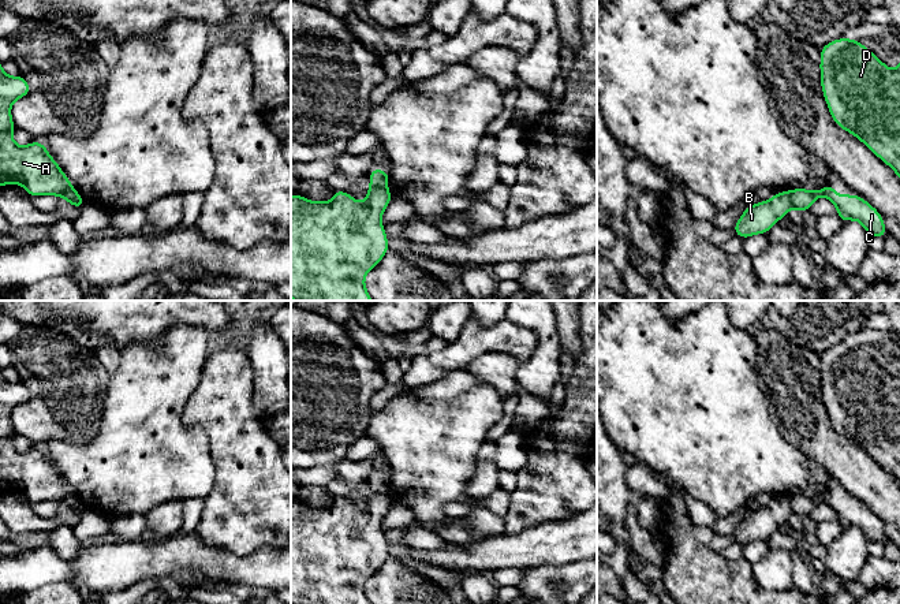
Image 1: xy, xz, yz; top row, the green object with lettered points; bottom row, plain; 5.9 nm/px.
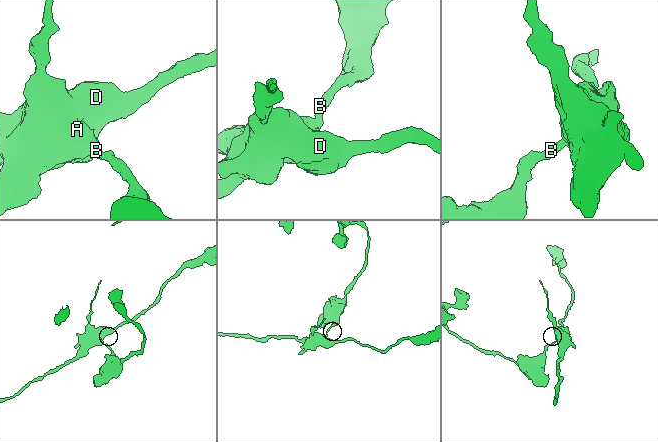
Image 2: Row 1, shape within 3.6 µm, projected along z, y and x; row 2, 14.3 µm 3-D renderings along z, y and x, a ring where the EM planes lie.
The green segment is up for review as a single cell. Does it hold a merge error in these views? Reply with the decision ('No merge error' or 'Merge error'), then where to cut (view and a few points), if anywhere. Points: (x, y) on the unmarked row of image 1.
Merge error. Split along xz (370, 492), (385, 495)

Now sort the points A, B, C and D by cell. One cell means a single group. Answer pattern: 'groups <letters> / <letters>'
groups A C D / B

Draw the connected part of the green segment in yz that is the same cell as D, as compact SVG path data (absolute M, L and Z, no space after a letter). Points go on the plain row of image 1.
M845 343L832 346L819 357L821 395L833 428L864 450L900 485L900 369L893 377L862 348Z

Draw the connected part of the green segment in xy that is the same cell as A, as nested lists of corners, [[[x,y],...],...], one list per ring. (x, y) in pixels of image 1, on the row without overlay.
[[[0,369],[0,492],[16,489],[31,503],[56,502],[67,508],[78,508],[82,514],[86,507],[72,493],[46,452],[36,447],[18,452],[12,444],[15,430],[11,411],[29,399],[27,387],[22,381],[5,380]]]

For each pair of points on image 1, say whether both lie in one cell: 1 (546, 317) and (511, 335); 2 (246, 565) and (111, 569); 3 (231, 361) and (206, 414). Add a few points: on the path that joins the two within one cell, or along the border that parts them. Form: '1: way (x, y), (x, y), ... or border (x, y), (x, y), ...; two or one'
1: border (505, 317), (534, 335), (536, 349), (530, 358); two
2: way (212, 563), (145, 562); one
3: way (227, 375), (224, 395), (220, 401); one

